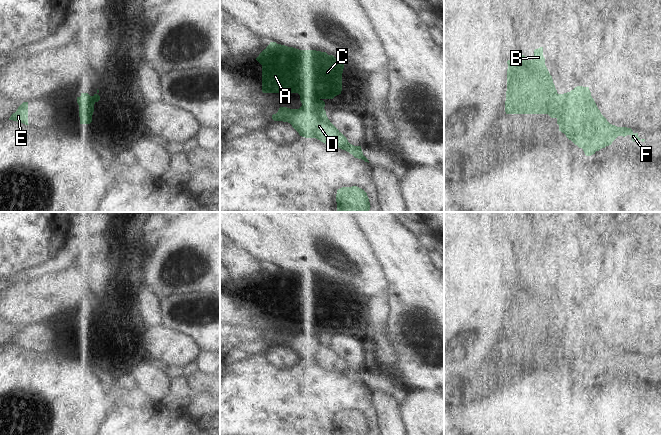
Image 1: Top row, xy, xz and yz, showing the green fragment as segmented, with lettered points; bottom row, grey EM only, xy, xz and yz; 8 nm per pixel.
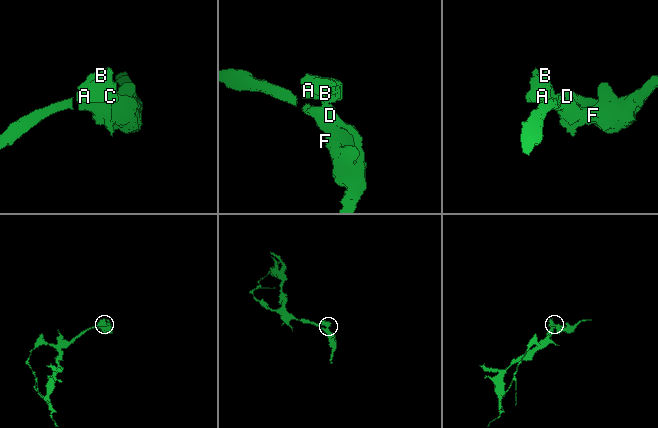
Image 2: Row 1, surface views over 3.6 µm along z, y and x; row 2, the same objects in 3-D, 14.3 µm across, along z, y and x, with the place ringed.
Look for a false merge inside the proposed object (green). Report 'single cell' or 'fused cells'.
fused cells

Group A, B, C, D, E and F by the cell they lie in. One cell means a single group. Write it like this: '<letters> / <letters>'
A B C / D E F

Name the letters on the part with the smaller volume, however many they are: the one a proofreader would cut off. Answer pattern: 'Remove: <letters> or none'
Remove: A, B, C

